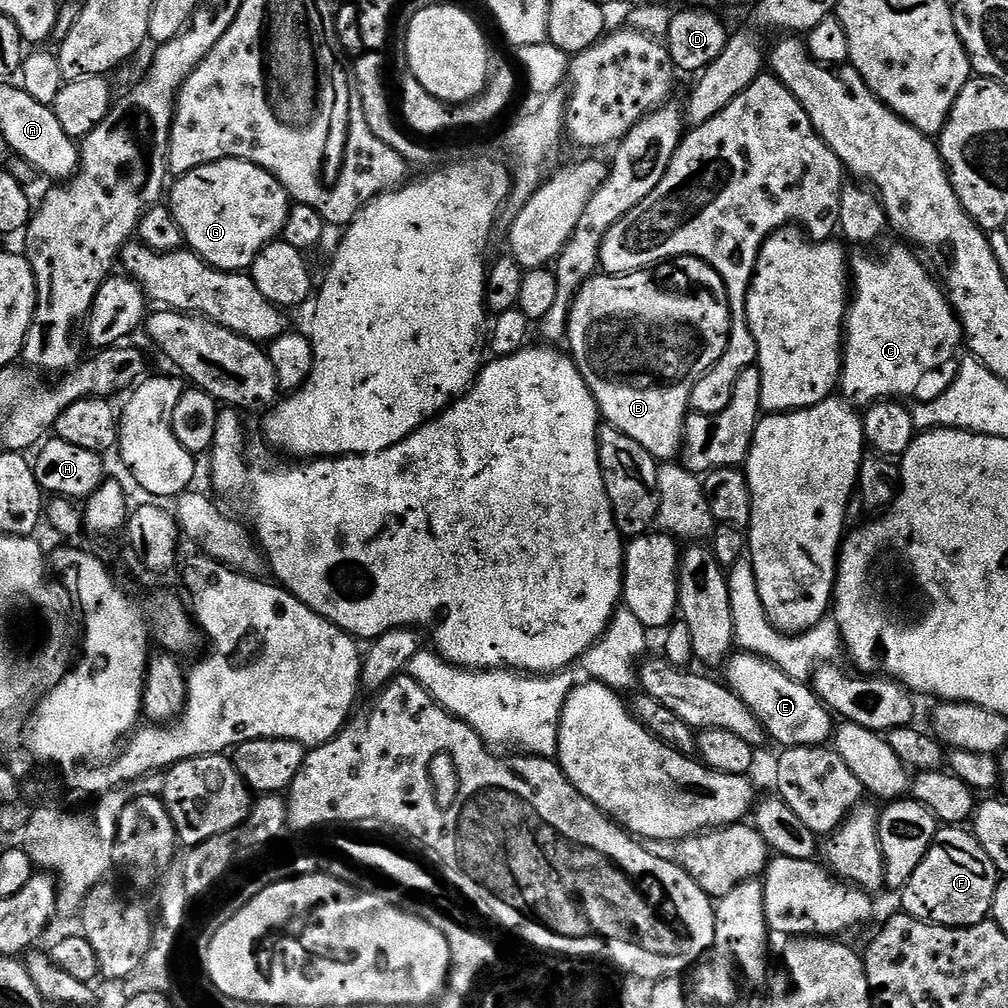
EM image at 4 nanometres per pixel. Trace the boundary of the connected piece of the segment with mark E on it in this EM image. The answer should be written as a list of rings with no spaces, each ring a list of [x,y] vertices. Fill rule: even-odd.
[[[743,650],[728,657],[727,668],[728,687],[734,694],[738,694],[738,698],[742,698],[742,702],[746,702],[746,706],[750,706],[750,710],[754,710],[765,733],[771,739],[773,736],[780,746],[811,748],[827,745],[833,739],[833,713],[824,707],[807,683],[790,678],[770,661]]]

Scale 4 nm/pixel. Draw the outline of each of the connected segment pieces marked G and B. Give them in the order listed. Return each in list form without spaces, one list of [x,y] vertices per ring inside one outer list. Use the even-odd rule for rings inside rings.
[[[219,160],[218,162],[210,162],[209,164],[198,166],[194,170],[190,170],[184,176],[175,177],[174,183],[176,183],[176,185],[174,185],[173,188],[171,185],[166,200],[172,209],[173,218],[176,219],[178,226],[182,230],[185,245],[208,264],[212,265],[213,268],[220,268],[223,272],[239,272],[241,270],[251,269],[256,255],[260,253],[265,246],[277,239],[277,237],[283,233],[284,227],[286,226],[286,218],[288,217],[288,209],[290,207],[289,194],[268,171],[258,167],[256,164],[251,164],[245,160]]]
[[[677,256],[675,260],[669,260],[663,264],[655,265],[642,272],[627,272],[624,276],[610,276],[597,274],[589,278],[576,292],[572,300],[572,309],[568,315],[568,334],[566,337],[567,351],[576,363],[576,369],[582,374],[586,386],[592,392],[596,400],[596,407],[600,415],[611,427],[617,428],[622,434],[634,438],[638,446],[642,446],[654,457],[657,462],[672,462],[682,452],[682,431],[684,419],[690,415],[688,403],[694,386],[704,377],[718,362],[720,355],[728,345],[728,335],[732,329],[732,311],[728,305],[728,291],[714,269],[697,256]]]

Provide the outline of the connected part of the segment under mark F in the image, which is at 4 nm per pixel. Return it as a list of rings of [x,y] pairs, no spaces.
[[[944,826],[937,831],[926,858],[922,858],[918,870],[914,870],[910,882],[902,889],[903,911],[931,924],[965,928],[989,919],[997,883],[994,862],[990,862],[990,854],[982,850],[971,831]]]

